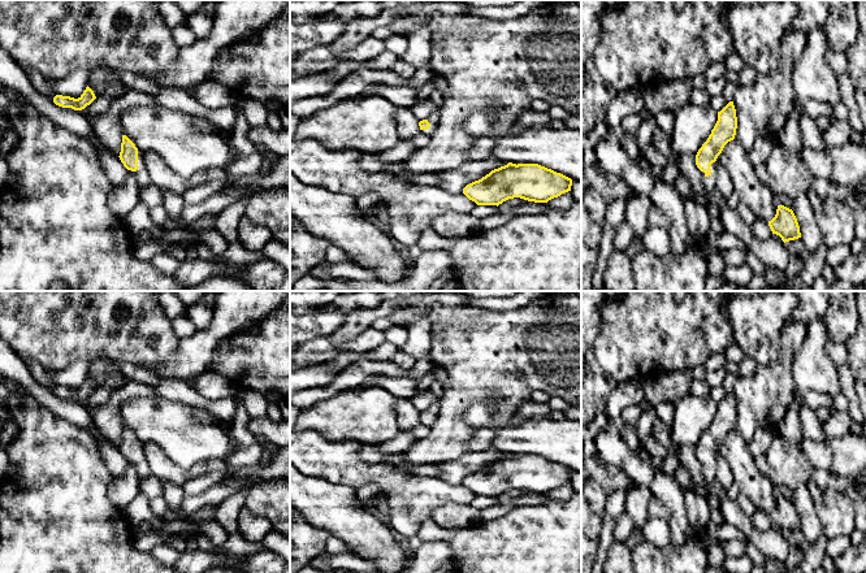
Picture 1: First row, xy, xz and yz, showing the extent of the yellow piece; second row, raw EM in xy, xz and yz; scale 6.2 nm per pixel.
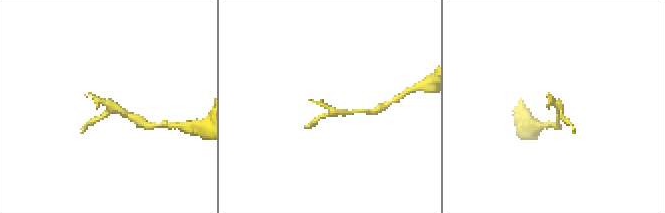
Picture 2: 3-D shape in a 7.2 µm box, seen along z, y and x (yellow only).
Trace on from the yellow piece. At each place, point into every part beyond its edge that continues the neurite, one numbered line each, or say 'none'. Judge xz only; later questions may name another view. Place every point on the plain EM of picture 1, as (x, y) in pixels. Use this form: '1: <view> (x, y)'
1: xz (433, 409)

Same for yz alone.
1: yz (709, 473)

